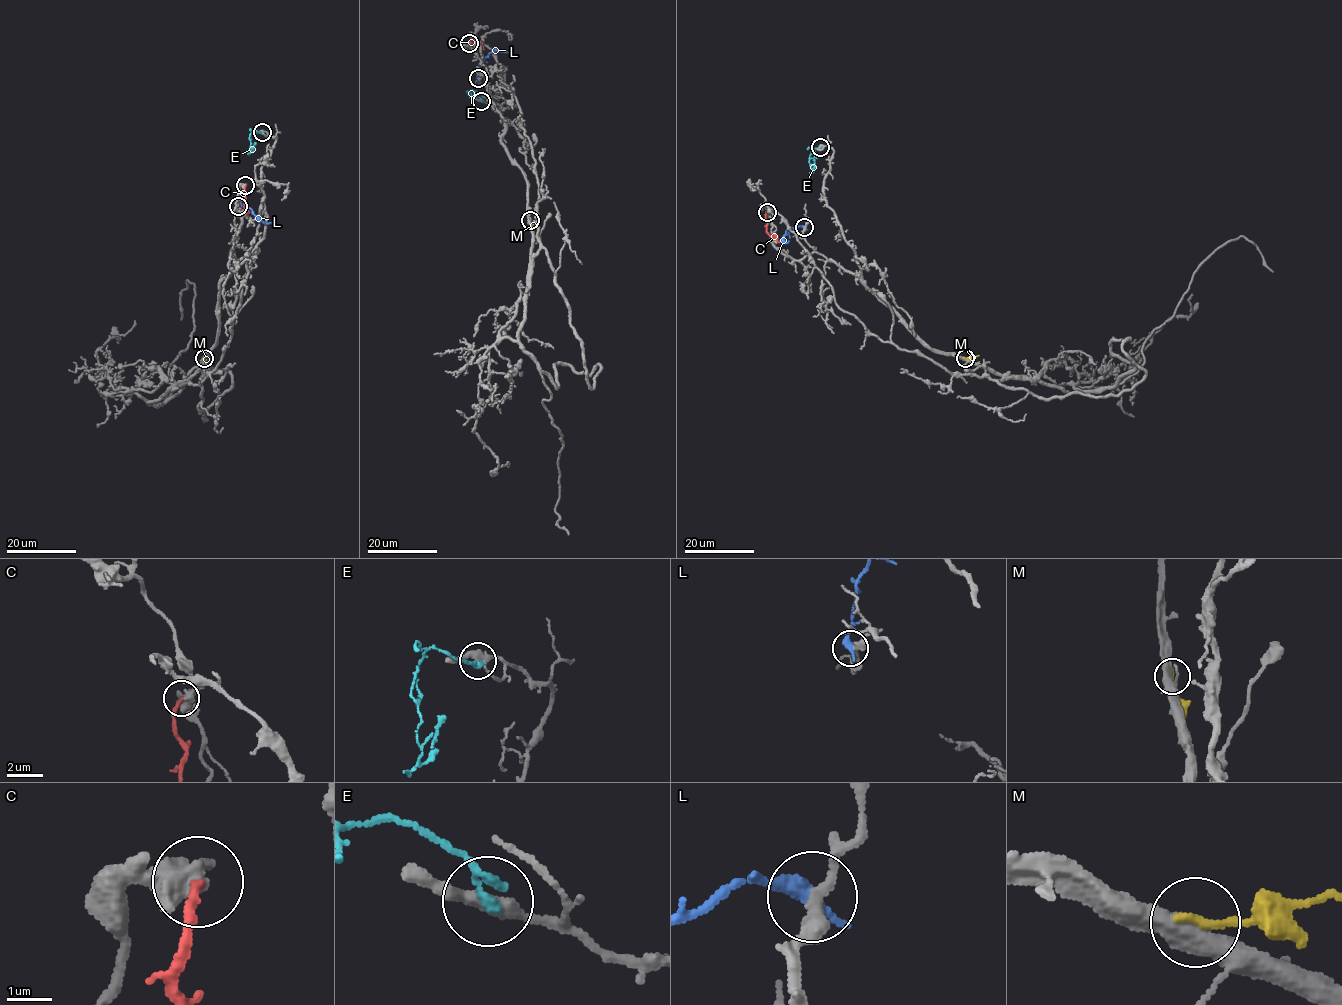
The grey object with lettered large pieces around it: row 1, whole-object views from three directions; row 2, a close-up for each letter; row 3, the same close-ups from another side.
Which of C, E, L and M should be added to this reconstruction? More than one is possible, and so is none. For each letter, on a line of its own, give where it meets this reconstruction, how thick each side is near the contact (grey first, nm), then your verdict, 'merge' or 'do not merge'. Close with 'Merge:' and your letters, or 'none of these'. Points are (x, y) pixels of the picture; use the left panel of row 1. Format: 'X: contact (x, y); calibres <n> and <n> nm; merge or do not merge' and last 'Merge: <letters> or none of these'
C: contact (245, 185); calibres 400 and 200 nm; do not merge
E: contact (262, 132); calibres 360 and 240 nm; do not merge
L: contact (238, 206); calibres 260 and 420 nm; do not merge
M: contact (204, 358); calibres 480 and 220 nm; do not merge
Merge: none of these

